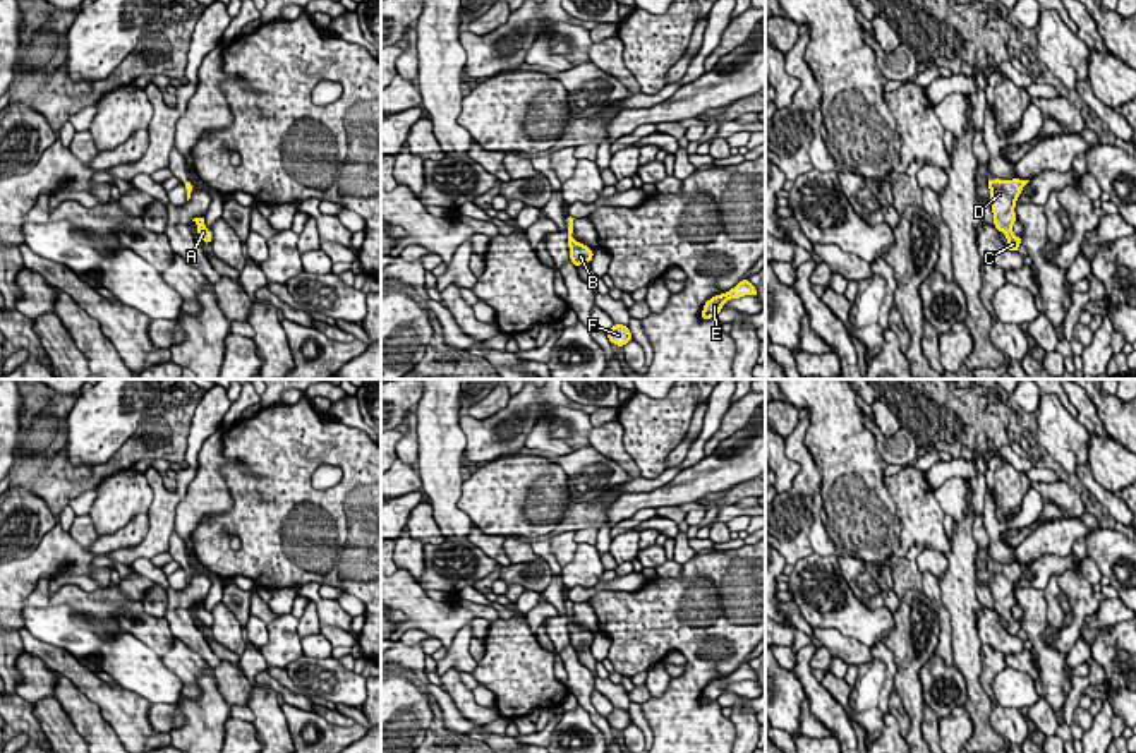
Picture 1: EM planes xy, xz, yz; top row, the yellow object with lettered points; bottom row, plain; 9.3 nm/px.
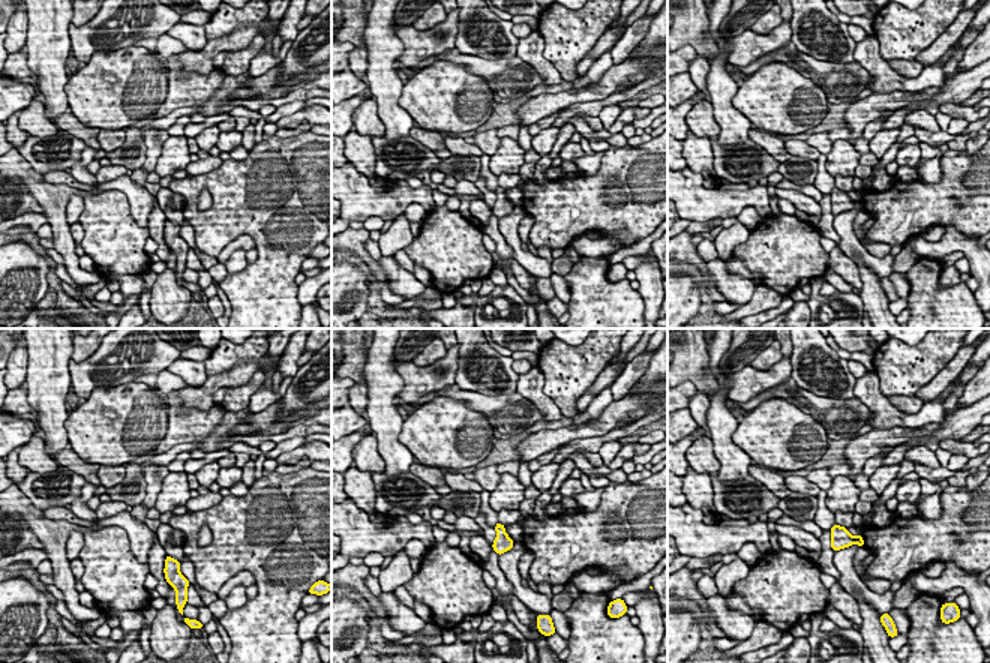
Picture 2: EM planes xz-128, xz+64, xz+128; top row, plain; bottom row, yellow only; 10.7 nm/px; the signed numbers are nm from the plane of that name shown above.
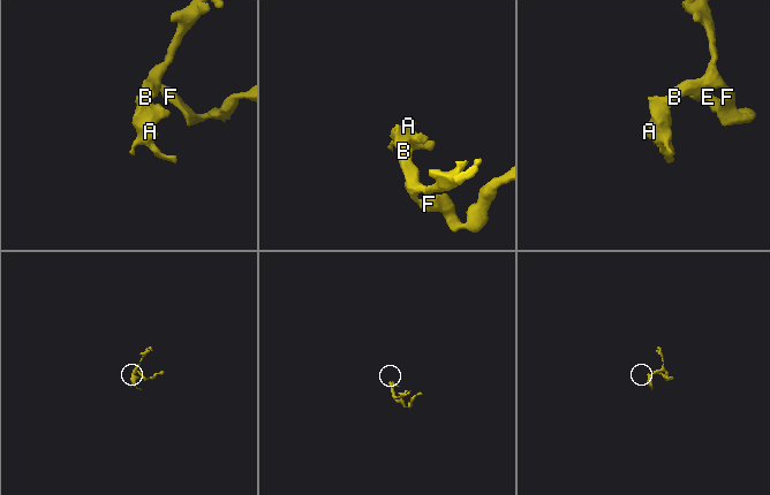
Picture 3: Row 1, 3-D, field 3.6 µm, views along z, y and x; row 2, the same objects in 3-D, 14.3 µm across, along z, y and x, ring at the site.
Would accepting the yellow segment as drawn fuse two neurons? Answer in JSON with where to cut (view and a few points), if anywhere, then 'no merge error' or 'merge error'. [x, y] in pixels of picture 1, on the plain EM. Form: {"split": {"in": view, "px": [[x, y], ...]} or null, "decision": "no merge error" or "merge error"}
{"split": null, "decision": "no merge error"}

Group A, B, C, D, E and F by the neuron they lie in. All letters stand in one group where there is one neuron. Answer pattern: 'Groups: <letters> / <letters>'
Groups: A B C D E F

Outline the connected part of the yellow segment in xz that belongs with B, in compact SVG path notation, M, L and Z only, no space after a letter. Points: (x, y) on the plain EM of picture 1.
M570 600L570 609L566 611L566 616L568 616L570 643L575 648L575 652L578 652L583 647L590 647L592 642L594 642L594 636L587 630L577 626L571 621L571 617L573 617L573 604L575 602Z

